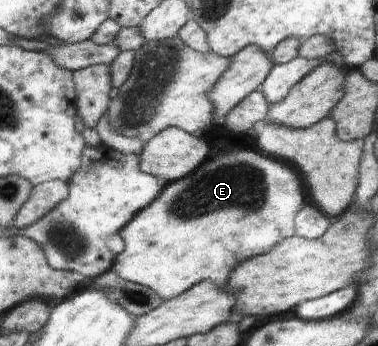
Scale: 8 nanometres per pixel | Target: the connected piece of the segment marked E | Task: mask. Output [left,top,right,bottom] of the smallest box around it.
[114,150,304,299]

